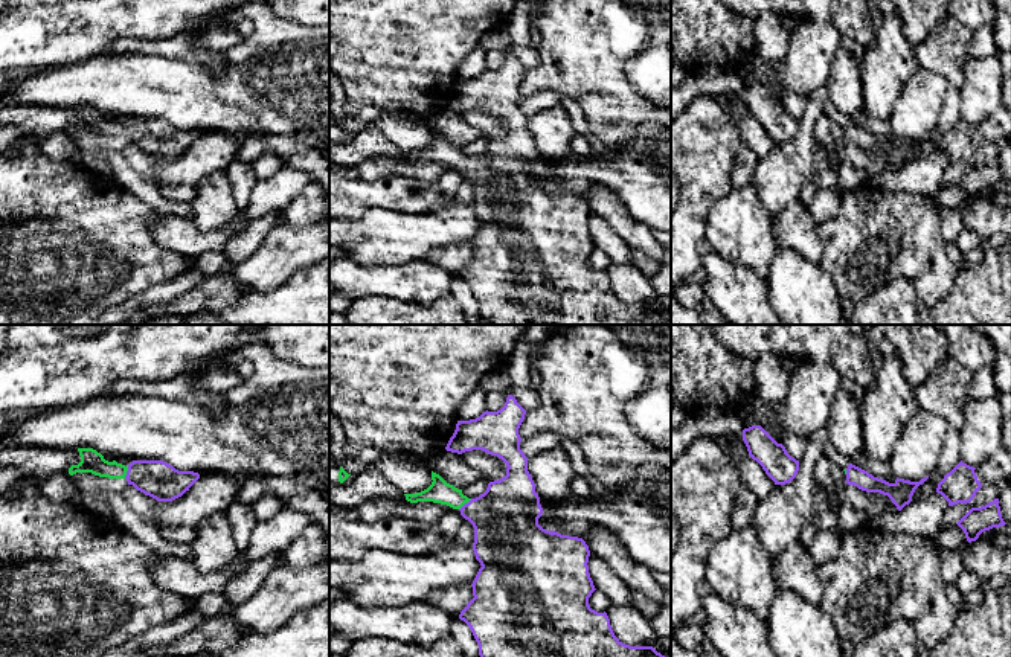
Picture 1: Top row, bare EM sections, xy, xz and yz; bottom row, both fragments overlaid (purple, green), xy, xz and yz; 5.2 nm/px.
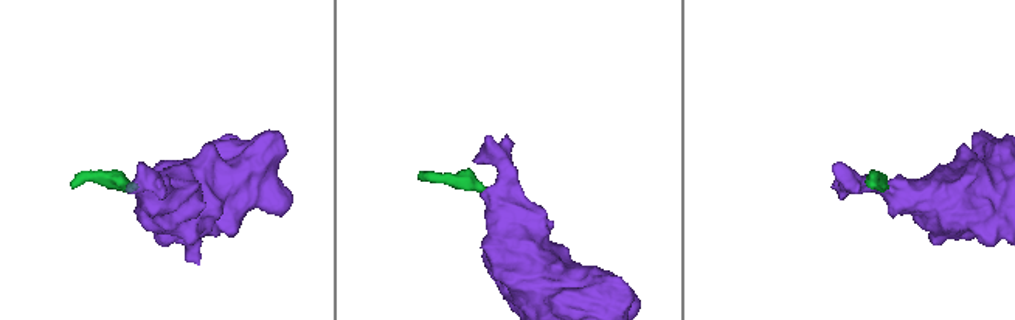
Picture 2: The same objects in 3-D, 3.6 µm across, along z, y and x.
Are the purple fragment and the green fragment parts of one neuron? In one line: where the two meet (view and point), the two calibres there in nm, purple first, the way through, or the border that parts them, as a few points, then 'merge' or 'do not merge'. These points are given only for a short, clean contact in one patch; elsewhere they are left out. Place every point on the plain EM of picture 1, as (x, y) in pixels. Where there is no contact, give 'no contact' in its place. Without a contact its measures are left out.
contact xz (465, 162); calibres 360 and 120 nm; way xz (505, 176), (471, 168), (465, 162), (439, 150); merge

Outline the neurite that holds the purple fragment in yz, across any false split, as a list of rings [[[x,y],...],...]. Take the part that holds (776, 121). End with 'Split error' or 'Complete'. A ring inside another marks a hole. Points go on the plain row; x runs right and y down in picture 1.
[[[761,84],[743,88],[743,99],[749,114],[756,119],[775,143],[790,142],[798,130],[799,119],[791,116],[782,102],[778,102]]]. Complete

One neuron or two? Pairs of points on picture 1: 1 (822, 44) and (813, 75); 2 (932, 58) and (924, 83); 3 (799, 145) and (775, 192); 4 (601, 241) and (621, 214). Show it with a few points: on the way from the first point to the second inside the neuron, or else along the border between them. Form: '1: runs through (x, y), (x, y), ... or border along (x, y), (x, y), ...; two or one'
1: runs through (815, 52), (813, 67); one
2: border along (920, 66), (937, 72), (950, 86); two
3: runs through (796, 157), (778, 180); one
4: border along (590, 212), (601, 217), (632, 247); two

